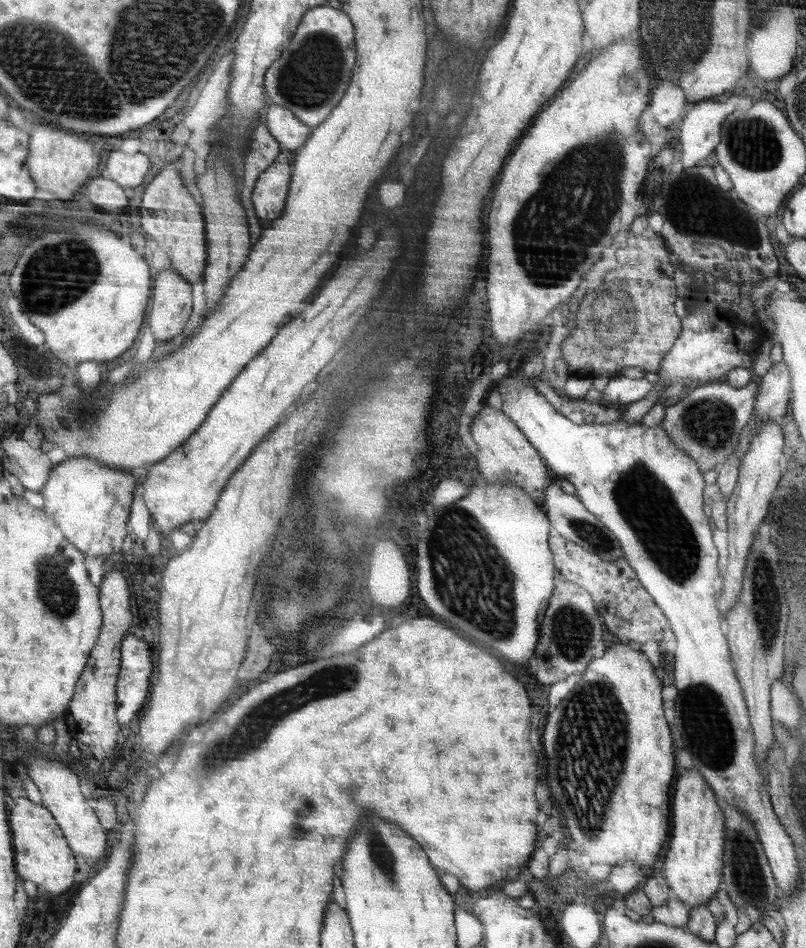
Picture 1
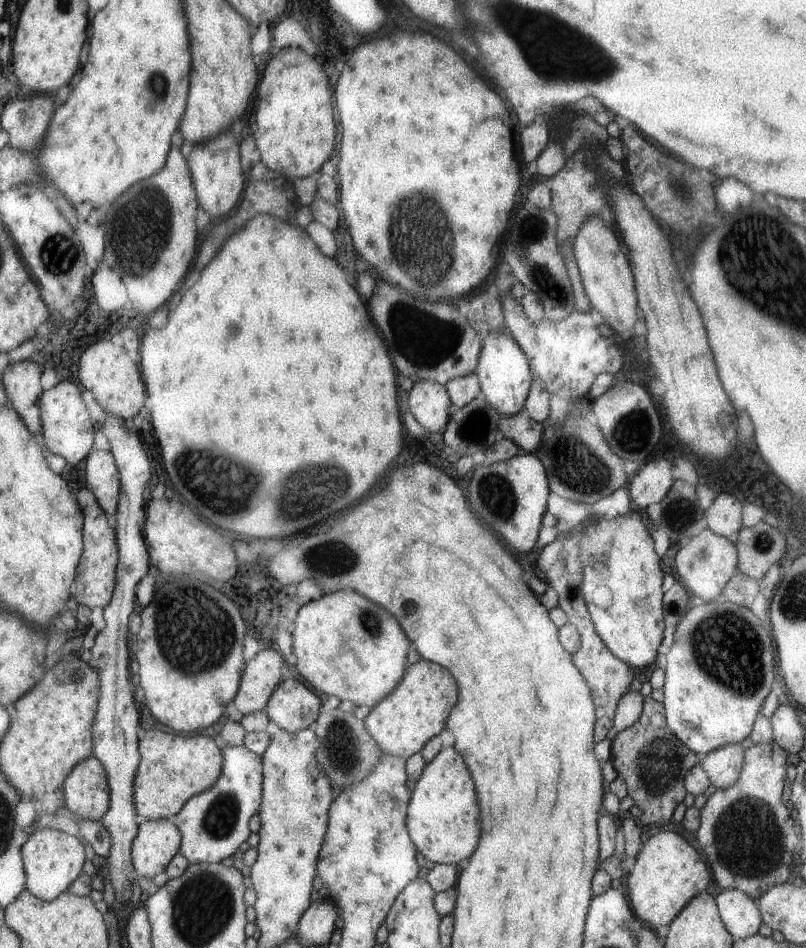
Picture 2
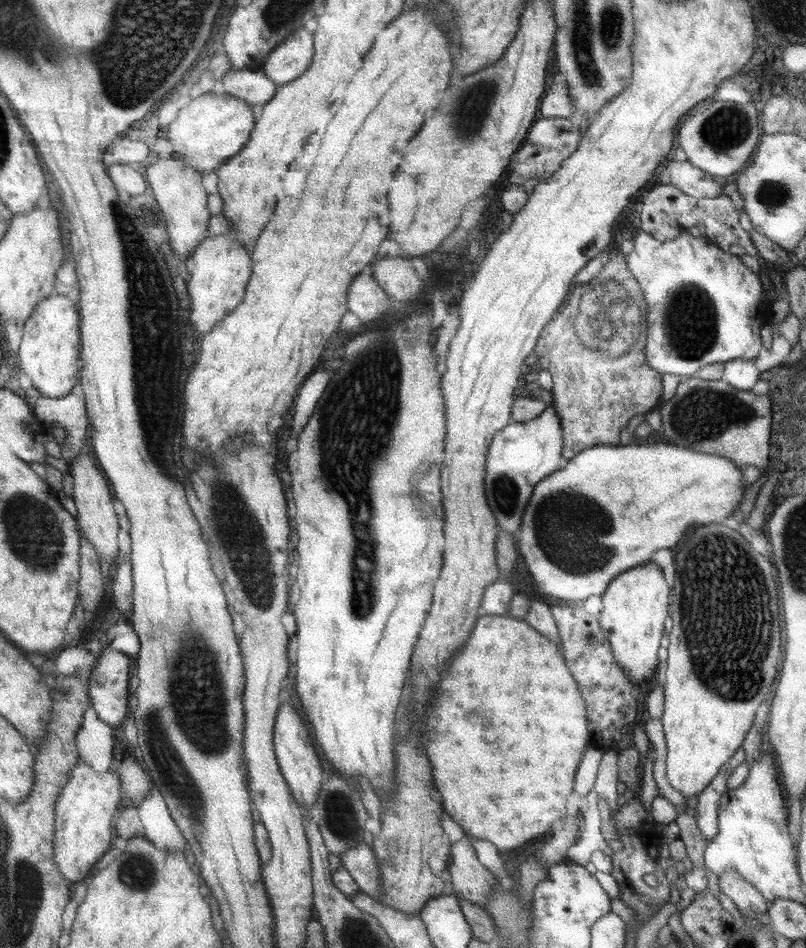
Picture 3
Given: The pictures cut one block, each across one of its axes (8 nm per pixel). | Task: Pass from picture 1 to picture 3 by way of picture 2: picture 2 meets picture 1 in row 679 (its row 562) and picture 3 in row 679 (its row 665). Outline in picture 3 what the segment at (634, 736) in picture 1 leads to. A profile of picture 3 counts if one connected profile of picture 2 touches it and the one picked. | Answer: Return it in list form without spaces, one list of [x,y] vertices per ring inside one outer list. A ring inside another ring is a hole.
[[[645,564],[631,572],[625,572],[617,580],[611,582],[611,588],[603,596],[603,612],[599,616],[603,630],[609,636],[613,652],[617,654],[619,664],[625,674],[631,678],[635,688],[641,688],[643,682],[651,680],[657,672],[657,650],[663,632],[663,620],[667,616],[669,588],[667,580],[661,576],[661,568],[657,564]]]

